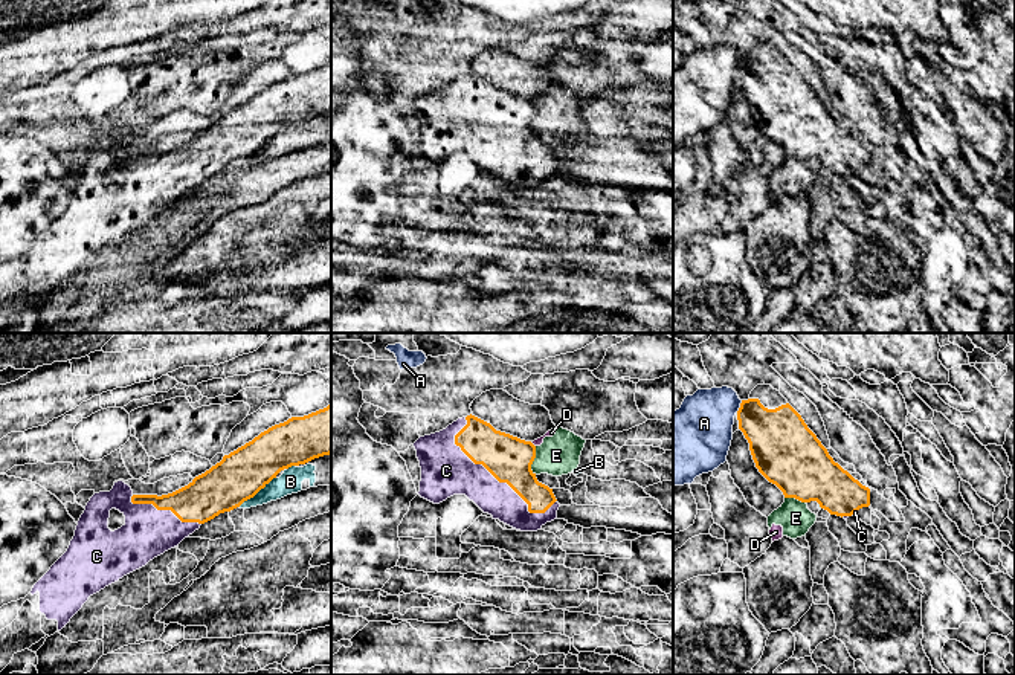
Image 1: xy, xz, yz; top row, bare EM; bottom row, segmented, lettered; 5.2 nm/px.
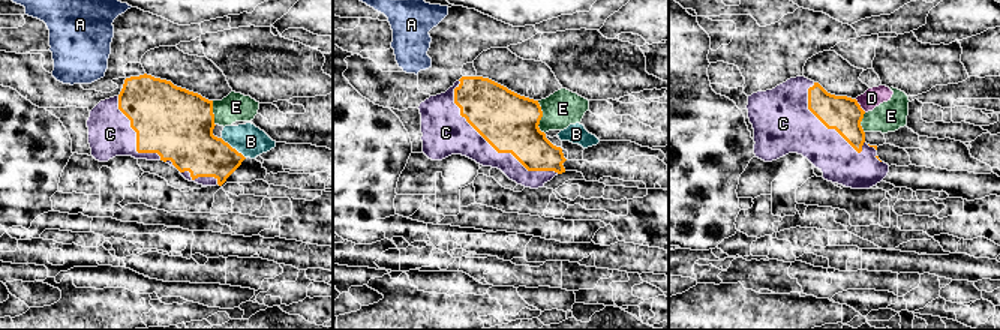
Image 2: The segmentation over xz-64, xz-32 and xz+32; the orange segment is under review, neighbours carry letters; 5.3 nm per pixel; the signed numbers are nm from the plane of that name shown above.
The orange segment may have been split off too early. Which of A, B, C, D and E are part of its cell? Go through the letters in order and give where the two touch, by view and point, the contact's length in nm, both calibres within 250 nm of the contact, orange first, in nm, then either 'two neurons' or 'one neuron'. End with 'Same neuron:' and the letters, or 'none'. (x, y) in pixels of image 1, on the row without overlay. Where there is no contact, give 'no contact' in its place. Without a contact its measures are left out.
A: yz (741, 64) | 70 nm | 300/340 nm | two neurons
B: xy (257, 150) | 260 nm | 260/120 nm | two neurons
C: xz (489, 129) | 650 nm | 240/260 nm | one neuron
D: xz (533, 103) | 40 nm | 240/40 nm | two neurons
E: xz (533, 118) | 150 nm | 240/220 nm | two neurons
Same neuron: C

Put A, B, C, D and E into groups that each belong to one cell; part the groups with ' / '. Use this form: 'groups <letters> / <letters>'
groups A / B D E / C

